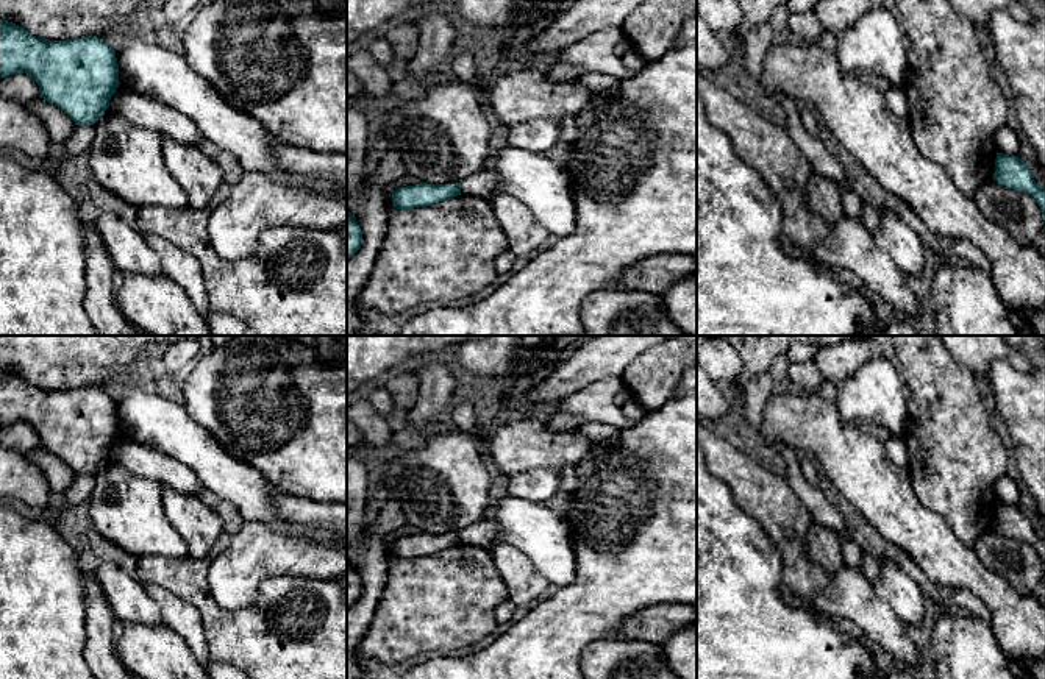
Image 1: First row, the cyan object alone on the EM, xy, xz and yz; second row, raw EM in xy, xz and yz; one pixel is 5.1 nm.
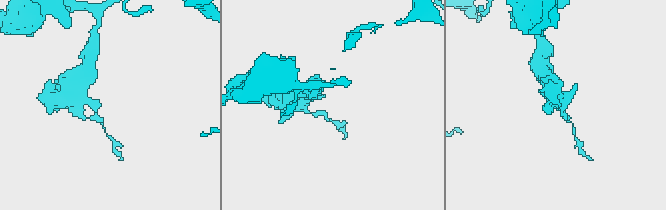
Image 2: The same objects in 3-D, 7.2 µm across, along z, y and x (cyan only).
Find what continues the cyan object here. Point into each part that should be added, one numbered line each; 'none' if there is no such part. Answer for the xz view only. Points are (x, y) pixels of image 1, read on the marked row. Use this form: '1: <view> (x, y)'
none

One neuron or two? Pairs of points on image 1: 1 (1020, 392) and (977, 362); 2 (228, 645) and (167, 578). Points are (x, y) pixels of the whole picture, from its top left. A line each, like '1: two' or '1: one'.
1: two
2: one

